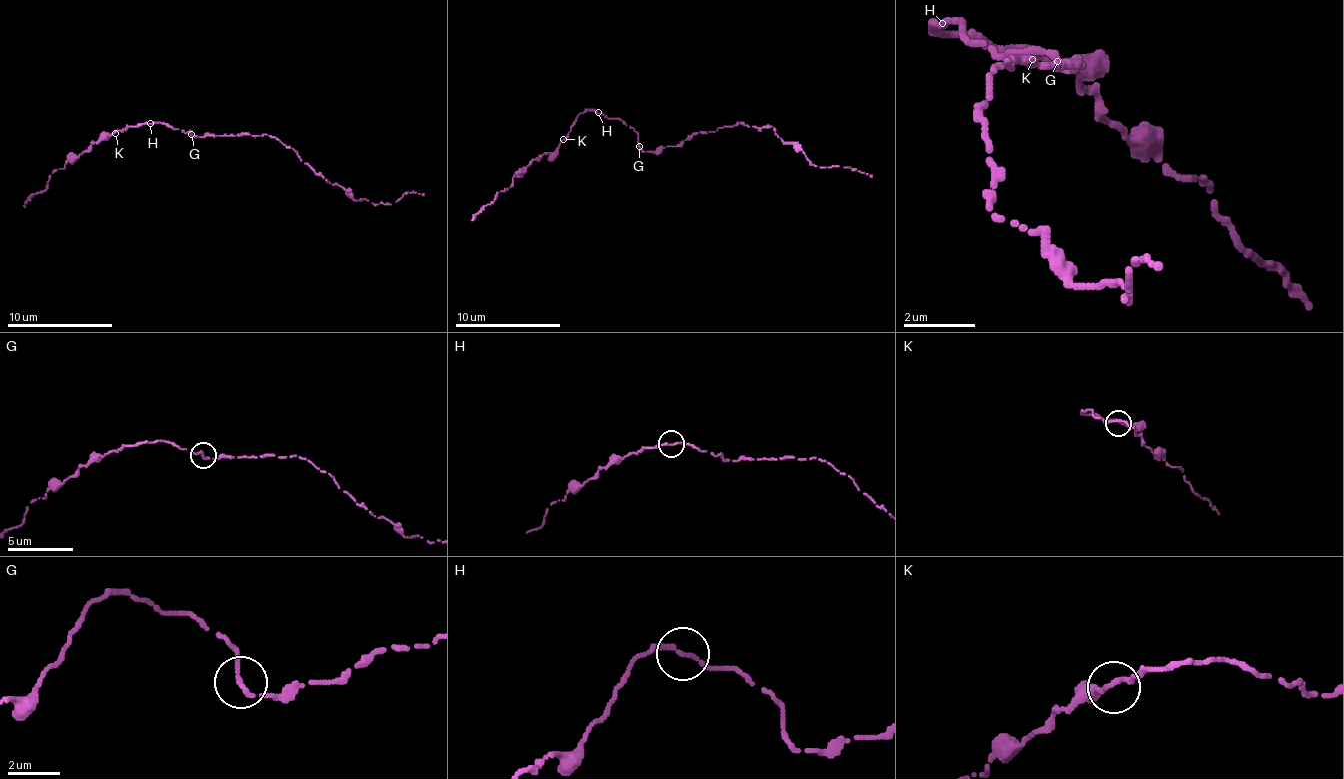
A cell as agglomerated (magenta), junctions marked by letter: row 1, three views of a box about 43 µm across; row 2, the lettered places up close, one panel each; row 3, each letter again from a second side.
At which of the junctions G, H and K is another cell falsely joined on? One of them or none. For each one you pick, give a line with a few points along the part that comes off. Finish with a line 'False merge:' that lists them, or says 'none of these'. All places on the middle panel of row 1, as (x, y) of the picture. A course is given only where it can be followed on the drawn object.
False merge: none of these

